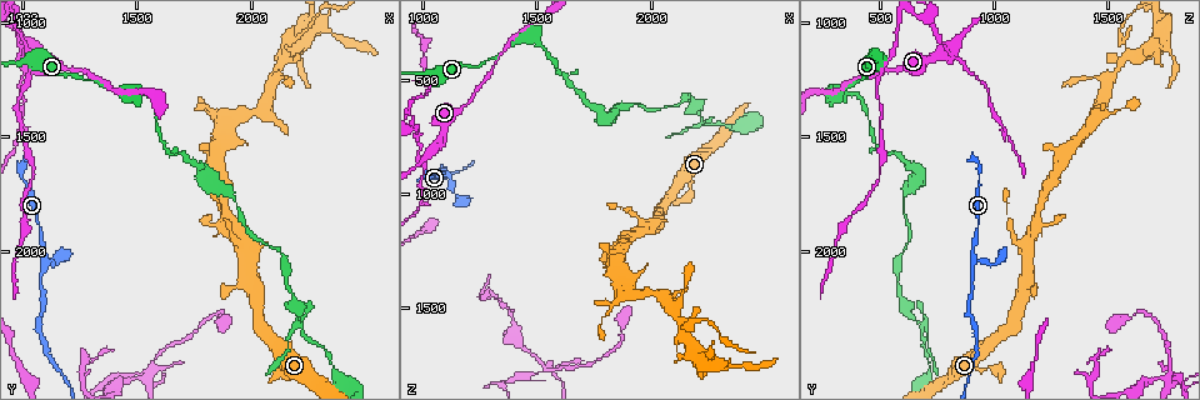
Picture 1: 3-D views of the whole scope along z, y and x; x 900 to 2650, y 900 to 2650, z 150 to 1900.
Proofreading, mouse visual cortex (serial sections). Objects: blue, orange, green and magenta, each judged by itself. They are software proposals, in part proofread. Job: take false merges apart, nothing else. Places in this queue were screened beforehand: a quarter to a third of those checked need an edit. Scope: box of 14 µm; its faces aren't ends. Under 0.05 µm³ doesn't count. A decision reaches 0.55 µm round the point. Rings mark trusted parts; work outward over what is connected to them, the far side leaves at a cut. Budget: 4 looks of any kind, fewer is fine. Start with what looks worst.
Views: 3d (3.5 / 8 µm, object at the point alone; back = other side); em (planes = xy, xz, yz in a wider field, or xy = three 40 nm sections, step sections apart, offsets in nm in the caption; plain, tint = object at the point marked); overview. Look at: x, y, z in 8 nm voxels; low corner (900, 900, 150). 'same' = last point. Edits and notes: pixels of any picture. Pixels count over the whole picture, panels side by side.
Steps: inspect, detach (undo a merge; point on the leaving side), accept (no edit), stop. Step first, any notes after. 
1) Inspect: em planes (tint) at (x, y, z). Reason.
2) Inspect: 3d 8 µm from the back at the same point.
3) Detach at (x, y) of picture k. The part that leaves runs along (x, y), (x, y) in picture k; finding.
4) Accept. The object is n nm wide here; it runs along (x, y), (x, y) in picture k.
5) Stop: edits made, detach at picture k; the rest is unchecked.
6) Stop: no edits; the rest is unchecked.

Inspect: 3d 8 µm at (2150, 1140, 1600). Abrupt turn.

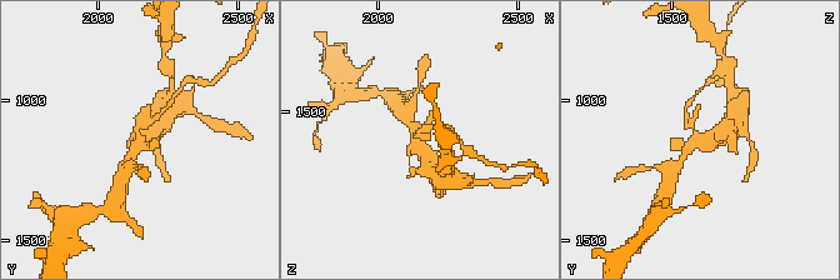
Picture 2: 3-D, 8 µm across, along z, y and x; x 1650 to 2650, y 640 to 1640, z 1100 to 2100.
Inspect: em xy step 3 (tint) at (2140, 1150, 1600).

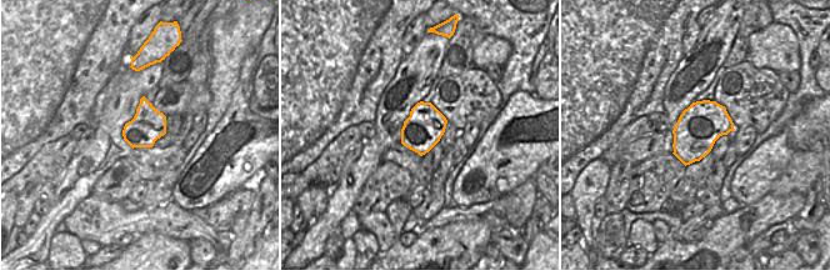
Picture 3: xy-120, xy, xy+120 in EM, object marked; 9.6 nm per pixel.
Accept. It runs along (678, 164), (691, 144), (730, 126) in picture 2; continuous, no second cell.

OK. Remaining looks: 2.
Inspect: 3d 3.5 µm at (1820, 1410, 1500). Sudden change in width.

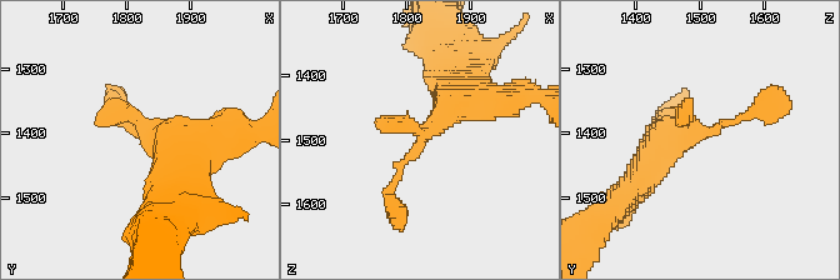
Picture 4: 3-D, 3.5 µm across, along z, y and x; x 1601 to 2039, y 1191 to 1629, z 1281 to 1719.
Inspect: em xy step 3 (tint) at (1835, 1400, 1485).

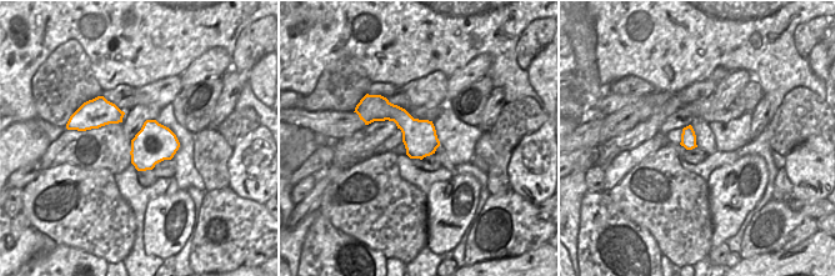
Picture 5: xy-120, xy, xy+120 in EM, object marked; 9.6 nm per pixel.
Accept. One cell here.

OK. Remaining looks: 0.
Stop: no edits; the rest is unchecked.

